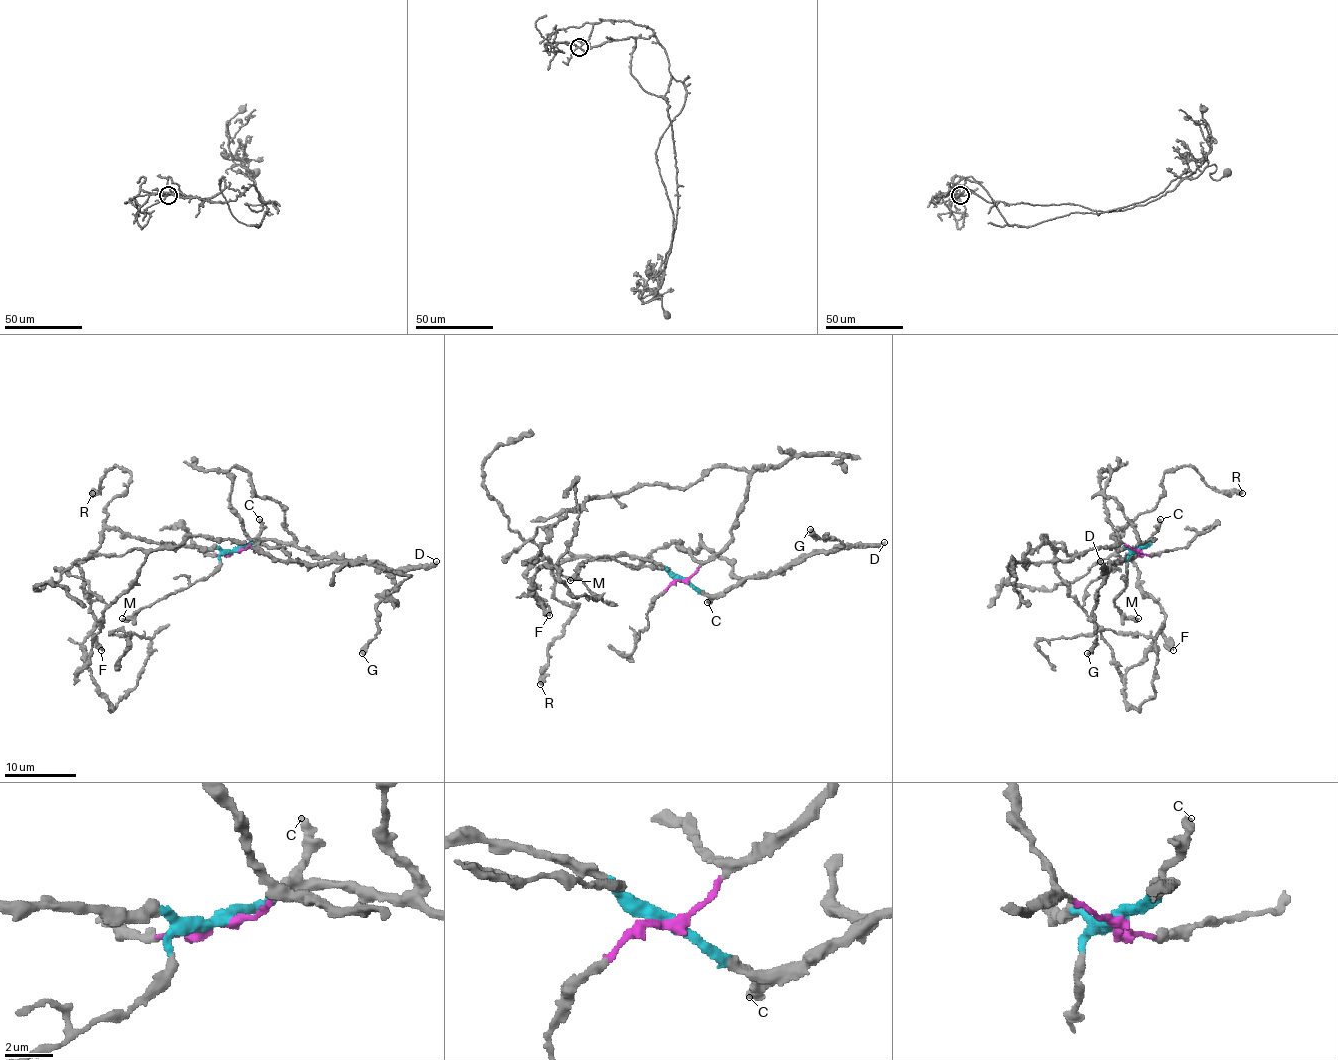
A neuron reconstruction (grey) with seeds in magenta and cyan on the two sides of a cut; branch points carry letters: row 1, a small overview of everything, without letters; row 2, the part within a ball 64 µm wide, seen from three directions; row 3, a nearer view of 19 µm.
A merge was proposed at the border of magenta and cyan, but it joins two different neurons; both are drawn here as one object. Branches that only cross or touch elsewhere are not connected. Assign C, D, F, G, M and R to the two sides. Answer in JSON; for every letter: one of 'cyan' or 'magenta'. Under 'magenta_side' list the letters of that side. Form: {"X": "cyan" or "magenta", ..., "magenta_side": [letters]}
{"C": "cyan", "D": "cyan", "F": "cyan", "G": "cyan", "M": "cyan", "R": "cyan", "magenta_side": []}

